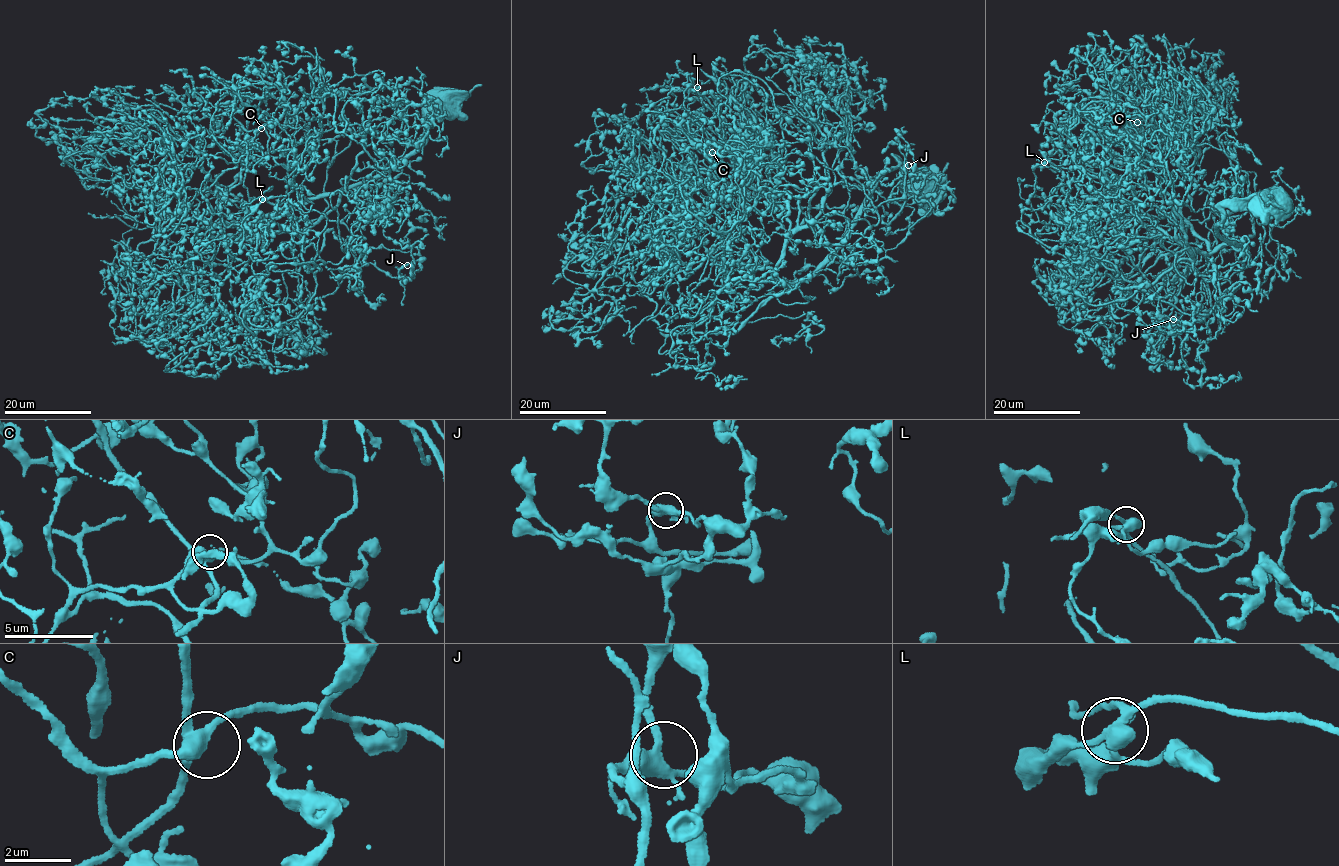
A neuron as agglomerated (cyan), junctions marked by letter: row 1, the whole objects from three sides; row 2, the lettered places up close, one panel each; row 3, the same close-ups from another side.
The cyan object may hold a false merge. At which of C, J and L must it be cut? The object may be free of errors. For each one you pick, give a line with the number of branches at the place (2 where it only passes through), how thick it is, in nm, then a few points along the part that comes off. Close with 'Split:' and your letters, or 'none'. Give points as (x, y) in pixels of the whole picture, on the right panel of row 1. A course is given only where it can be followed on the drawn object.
Split: none

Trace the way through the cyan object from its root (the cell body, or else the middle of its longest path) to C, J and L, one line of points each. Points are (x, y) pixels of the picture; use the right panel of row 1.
C: (1271, 201), (1272, 209), (1256, 195), (1224, 206), (1214, 229), (1245, 249), (1211, 250), (1161, 188), (1137, 122)
J: (1271, 201), (1224, 206), (1214, 229), (1245, 249), (1194, 251), (1219, 298), (1191, 328), (1173, 319)
L: (1271, 201), (1224, 206), (1214, 229), (1245, 249), (1206, 254), (1153, 222), (1127, 184), (1043, 163)

